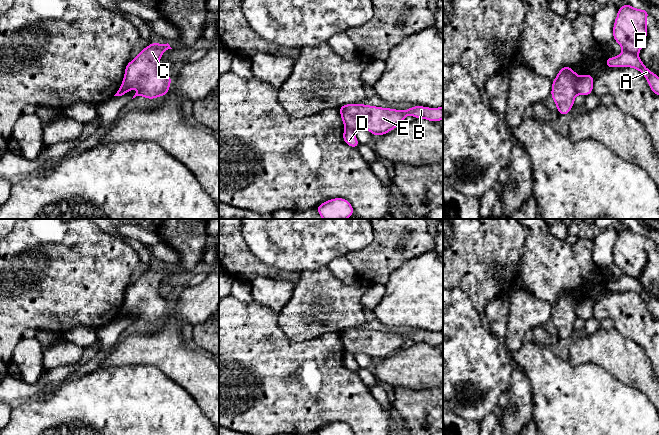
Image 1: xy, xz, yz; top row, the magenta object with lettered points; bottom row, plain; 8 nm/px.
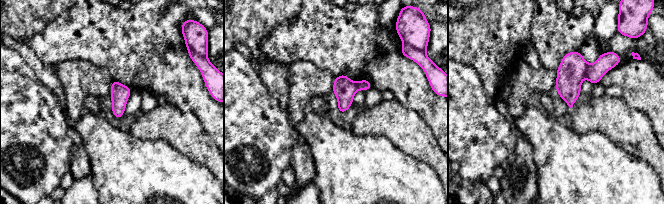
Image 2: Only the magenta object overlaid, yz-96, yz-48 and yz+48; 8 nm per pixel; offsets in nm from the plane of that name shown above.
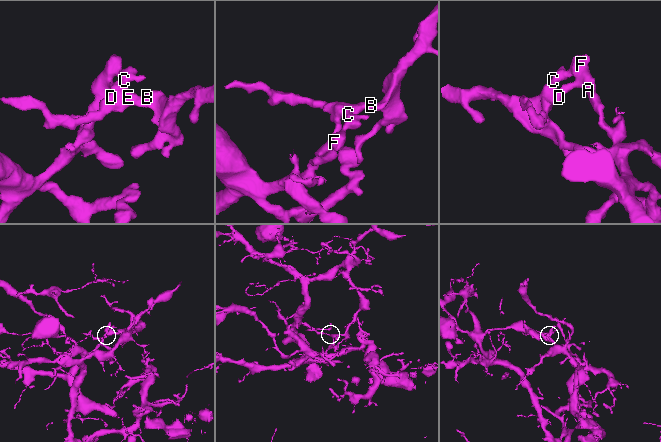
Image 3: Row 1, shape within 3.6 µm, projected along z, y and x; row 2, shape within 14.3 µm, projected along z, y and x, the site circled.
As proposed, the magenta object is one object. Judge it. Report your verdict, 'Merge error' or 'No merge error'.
Merge error

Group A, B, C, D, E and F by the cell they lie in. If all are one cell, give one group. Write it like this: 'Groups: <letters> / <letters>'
Groups: A D / B C E F

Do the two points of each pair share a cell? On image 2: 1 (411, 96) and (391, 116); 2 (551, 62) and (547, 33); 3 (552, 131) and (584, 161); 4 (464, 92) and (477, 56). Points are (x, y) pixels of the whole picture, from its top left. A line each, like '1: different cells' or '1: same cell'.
1: different cells
2: same cell
3: same cell
4: different cells

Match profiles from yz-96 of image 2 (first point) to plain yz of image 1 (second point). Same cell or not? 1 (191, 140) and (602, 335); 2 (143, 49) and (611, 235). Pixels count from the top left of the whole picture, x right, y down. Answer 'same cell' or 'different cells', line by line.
1: same cell
2: different cells

